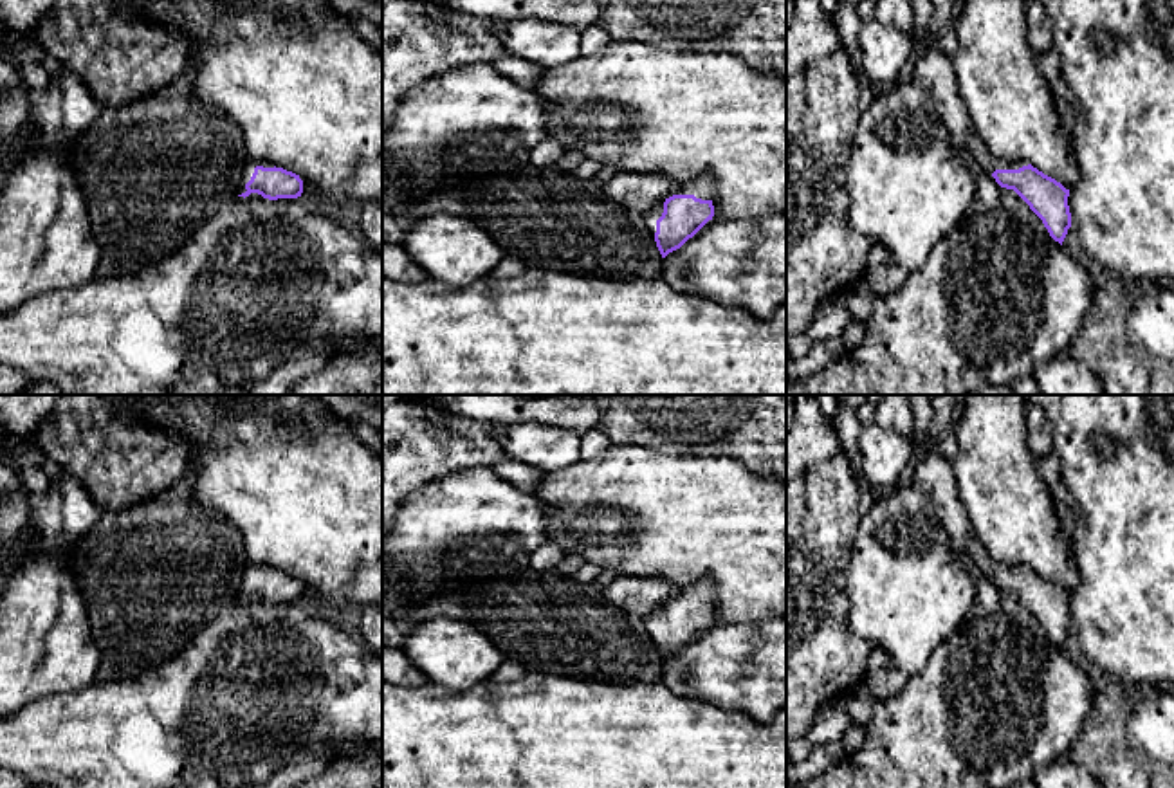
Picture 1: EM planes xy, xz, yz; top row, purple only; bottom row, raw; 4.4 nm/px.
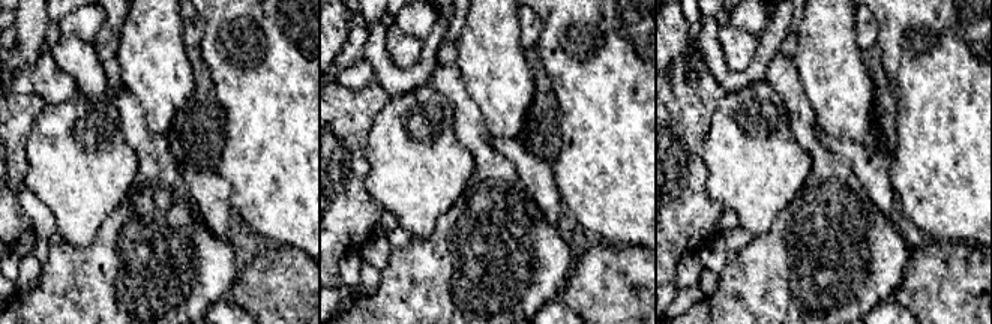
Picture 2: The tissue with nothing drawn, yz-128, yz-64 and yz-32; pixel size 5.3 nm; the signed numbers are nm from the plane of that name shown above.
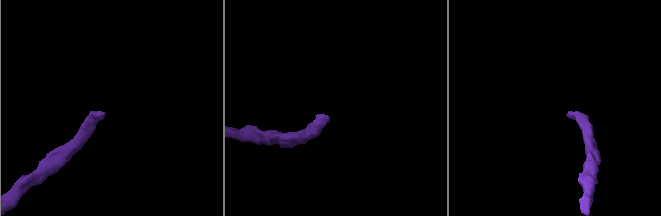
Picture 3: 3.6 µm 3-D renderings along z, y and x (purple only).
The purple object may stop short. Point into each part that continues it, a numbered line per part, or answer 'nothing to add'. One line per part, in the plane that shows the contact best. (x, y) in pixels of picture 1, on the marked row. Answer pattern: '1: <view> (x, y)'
1: xy (249, 166)

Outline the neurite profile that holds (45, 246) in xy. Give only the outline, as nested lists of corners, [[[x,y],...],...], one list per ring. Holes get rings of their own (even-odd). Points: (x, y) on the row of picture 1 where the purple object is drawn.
[[[69,69],[60,78],[50,78],[49,88],[34,99],[29,119],[34,142],[23,160],[5,170],[0,180],[0,316],[40,292],[83,287],[101,272],[103,240],[92,231],[83,191],[67,160],[67,153],[97,119],[99,112],[99,101],[90,94],[81,78]]]

